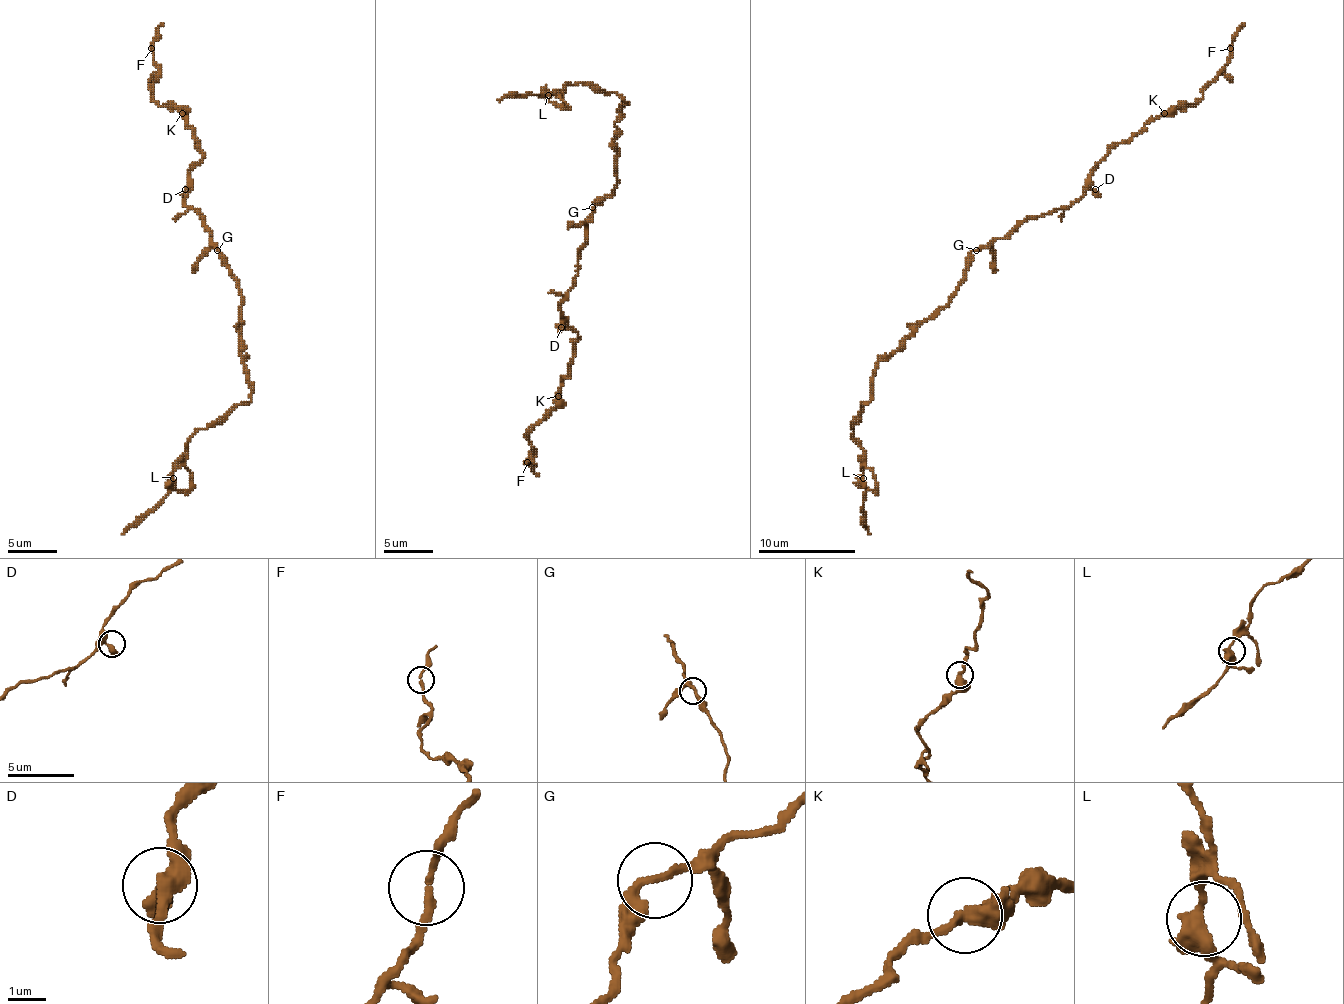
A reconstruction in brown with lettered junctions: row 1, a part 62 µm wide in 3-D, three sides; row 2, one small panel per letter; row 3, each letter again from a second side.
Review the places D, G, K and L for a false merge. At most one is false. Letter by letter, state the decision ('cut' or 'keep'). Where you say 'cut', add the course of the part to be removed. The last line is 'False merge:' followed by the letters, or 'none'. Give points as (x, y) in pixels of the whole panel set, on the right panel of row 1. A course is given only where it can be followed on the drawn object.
D: keep
G: keep
K: keep
L: keep
False merge: none

